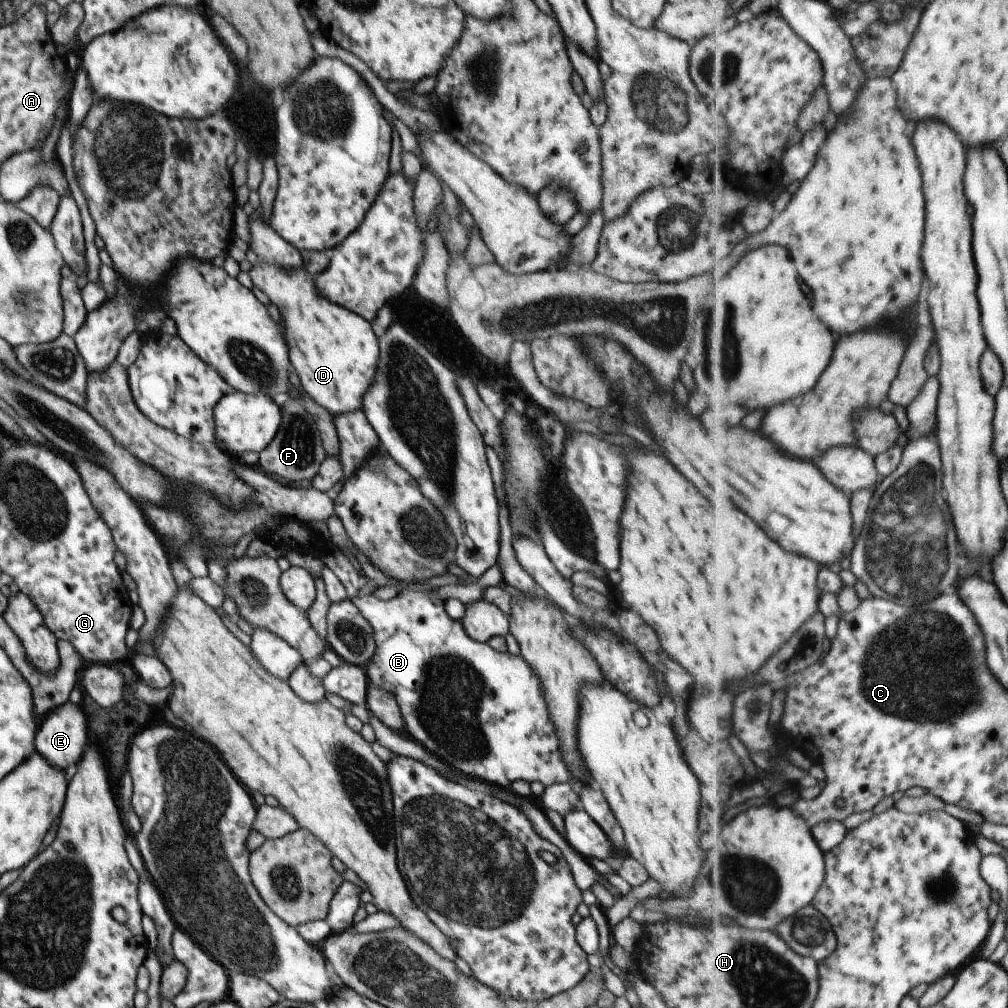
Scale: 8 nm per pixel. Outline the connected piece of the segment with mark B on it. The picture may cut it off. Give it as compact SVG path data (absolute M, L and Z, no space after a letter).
M406 589L391 600L379 600L371 593L367 596L351 598L351 601L360 609L360 614L368 620L372 625L372 630L374 630L375 652L365 669L368 682L372 686L378 686L378 688L386 690L388 694L392 694L396 698L405 722L406 734L410 738L420 743L426 750L429 750L436 758L442 760L445 765L453 768L458 774L464 775L468 779L479 779L506 791L510 790L511 783L516 781L524 781L528 782L528 784L540 782L545 787L558 783L571 785L576 783L576 780L570 774L570 770L568 770L568 766L566 766L566 762L562 760L560 742L558 742L558 736L554 732L554 724L552 724L552 718L550 718L550 712L548 712L548 704L544 700L542 682L532 672L532 668L522 658L522 654L512 656L512 653L508 651L494 650L488 642L482 643L472 640L466 634L461 620L452 619L446 613L444 608L448 599L442 599L436 594L428 594L422 592L422 590Z

